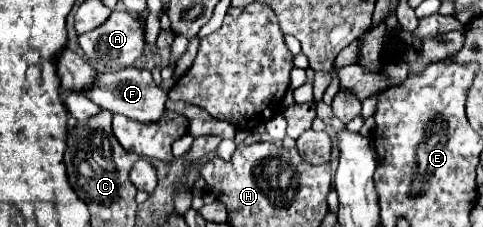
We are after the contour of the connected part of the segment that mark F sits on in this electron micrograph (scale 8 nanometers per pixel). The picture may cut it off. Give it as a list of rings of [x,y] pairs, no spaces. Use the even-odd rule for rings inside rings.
[[[126,67],[126,69],[118,71],[118,73],[102,73],[102,75],[98,75],[94,89],[88,93],[88,99],[92,99],[96,105],[100,105],[106,111],[120,113],[120,115],[136,119],[140,123],[156,123],[166,113],[164,103],[168,99],[168,93],[164,93],[152,81],[150,71],[136,69],[136,67]]]

